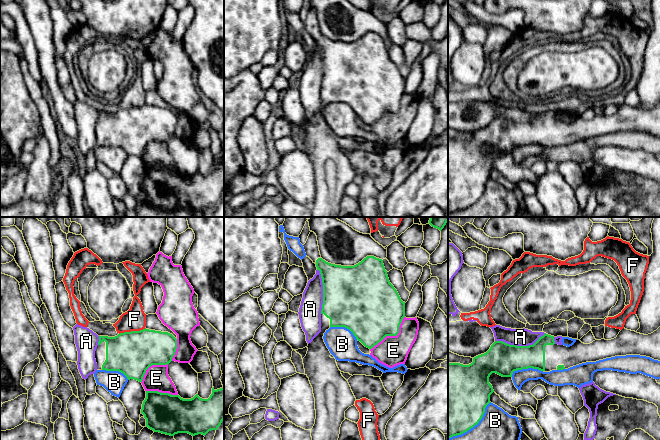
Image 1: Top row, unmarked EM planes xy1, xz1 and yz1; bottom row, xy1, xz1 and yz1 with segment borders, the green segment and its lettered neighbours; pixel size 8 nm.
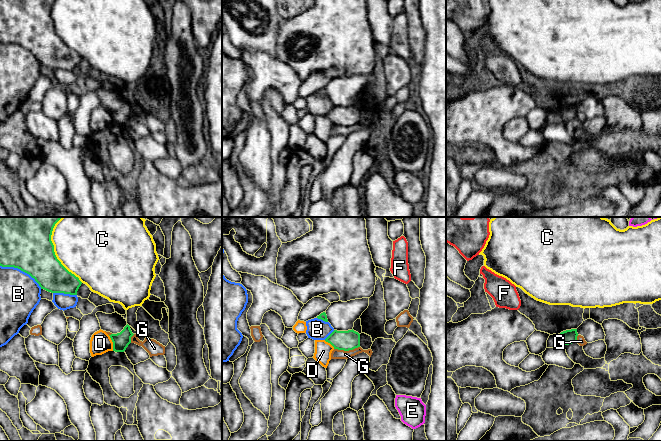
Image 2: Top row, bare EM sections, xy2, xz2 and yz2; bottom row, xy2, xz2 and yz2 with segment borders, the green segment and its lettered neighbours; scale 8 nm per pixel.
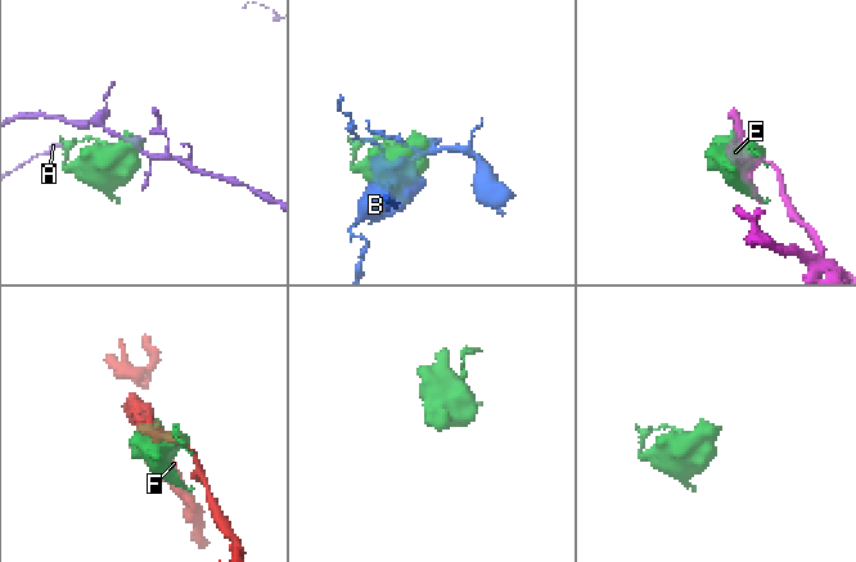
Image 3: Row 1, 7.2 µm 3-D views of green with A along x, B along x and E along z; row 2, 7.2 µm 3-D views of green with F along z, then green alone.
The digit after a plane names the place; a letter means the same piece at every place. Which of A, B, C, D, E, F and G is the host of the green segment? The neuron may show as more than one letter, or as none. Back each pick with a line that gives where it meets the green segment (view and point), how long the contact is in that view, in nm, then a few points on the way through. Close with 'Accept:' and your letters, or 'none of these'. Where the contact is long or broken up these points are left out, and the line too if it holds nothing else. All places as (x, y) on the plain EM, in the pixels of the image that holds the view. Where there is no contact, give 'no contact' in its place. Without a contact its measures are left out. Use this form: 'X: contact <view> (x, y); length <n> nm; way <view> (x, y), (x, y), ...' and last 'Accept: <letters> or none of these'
Accept: none of these

